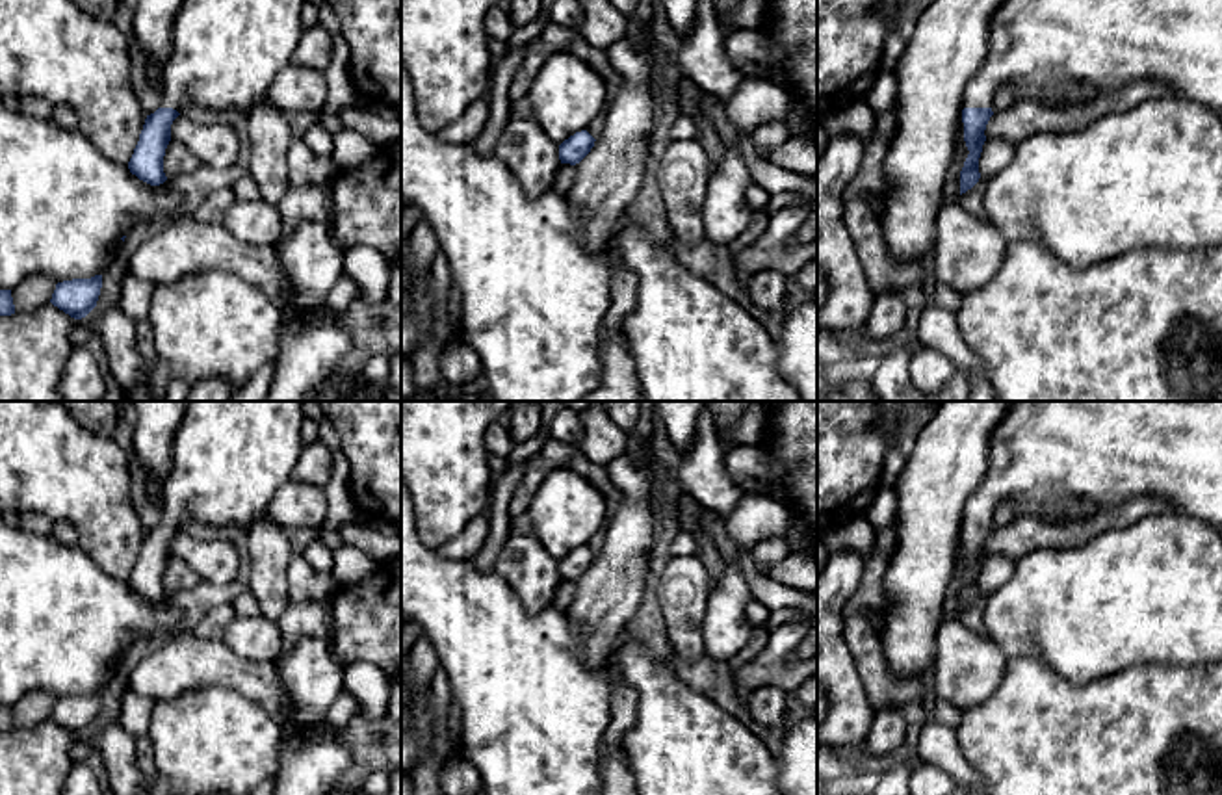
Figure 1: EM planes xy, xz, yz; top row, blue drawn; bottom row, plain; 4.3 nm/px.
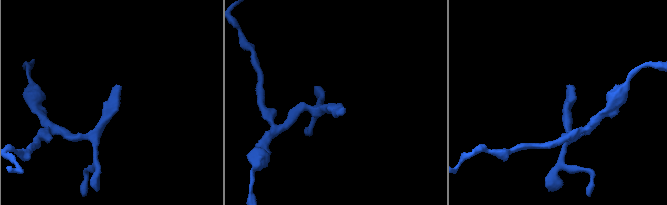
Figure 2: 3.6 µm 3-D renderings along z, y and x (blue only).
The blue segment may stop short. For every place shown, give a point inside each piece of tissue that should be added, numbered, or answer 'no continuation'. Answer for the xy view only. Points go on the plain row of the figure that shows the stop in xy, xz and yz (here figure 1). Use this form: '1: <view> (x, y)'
1: xy (231, 457)

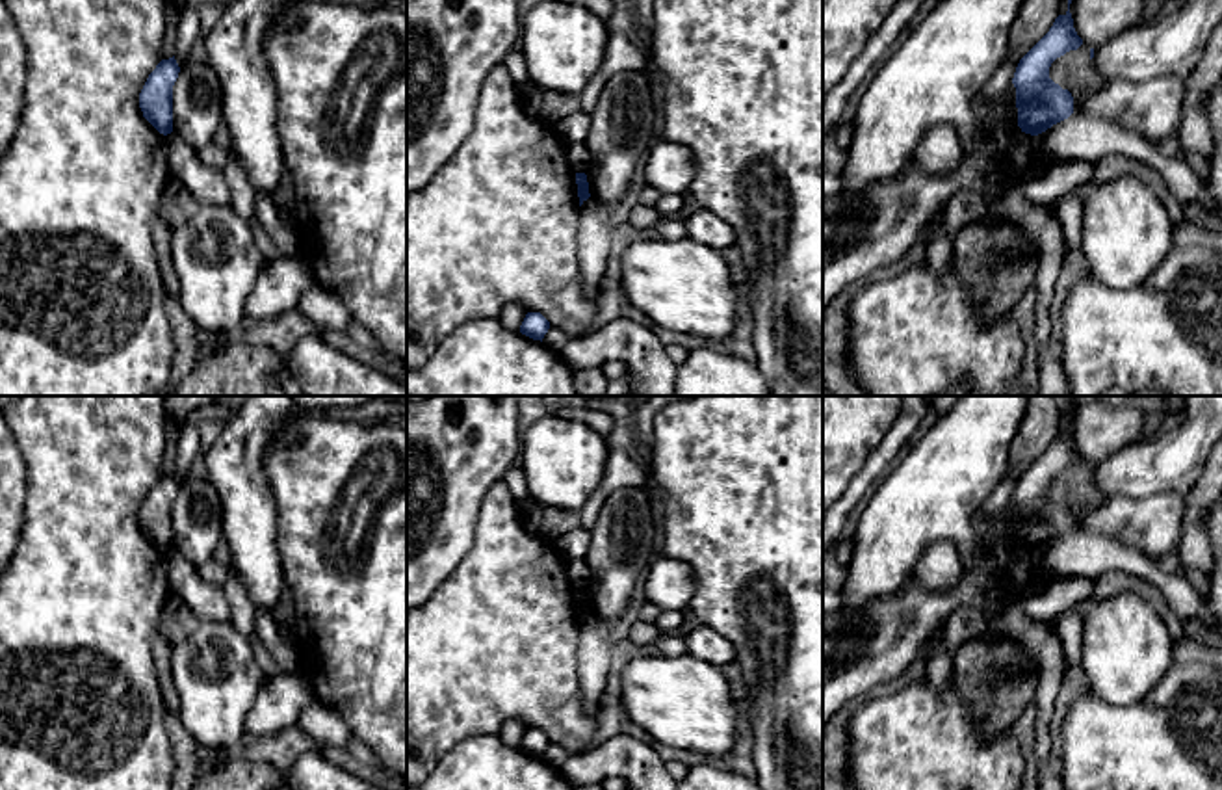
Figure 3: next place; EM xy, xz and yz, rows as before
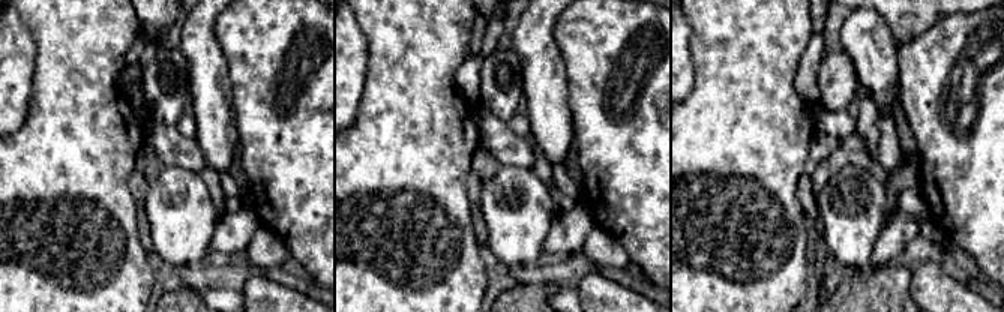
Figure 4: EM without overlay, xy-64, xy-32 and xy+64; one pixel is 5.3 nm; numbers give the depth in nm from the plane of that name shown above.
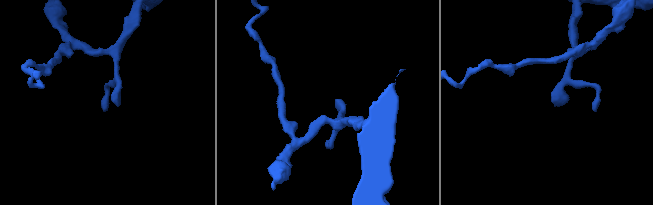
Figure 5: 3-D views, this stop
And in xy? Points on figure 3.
no continuation

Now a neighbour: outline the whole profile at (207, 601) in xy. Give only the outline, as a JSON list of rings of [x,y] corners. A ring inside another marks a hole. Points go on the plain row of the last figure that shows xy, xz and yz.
[[[175,548],[165,552],[167,589],[184,600],[201,621],[230,621],[230,604],[221,586],[202,580],[193,563]]]

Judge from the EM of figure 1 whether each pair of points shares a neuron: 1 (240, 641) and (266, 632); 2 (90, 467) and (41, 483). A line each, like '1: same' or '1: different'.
1: same
2: same

